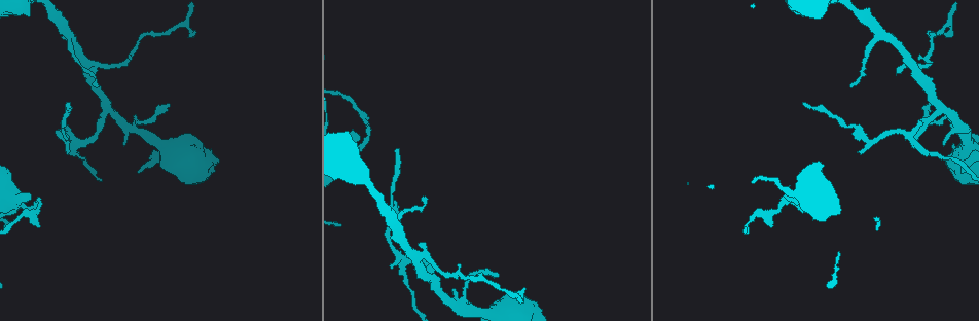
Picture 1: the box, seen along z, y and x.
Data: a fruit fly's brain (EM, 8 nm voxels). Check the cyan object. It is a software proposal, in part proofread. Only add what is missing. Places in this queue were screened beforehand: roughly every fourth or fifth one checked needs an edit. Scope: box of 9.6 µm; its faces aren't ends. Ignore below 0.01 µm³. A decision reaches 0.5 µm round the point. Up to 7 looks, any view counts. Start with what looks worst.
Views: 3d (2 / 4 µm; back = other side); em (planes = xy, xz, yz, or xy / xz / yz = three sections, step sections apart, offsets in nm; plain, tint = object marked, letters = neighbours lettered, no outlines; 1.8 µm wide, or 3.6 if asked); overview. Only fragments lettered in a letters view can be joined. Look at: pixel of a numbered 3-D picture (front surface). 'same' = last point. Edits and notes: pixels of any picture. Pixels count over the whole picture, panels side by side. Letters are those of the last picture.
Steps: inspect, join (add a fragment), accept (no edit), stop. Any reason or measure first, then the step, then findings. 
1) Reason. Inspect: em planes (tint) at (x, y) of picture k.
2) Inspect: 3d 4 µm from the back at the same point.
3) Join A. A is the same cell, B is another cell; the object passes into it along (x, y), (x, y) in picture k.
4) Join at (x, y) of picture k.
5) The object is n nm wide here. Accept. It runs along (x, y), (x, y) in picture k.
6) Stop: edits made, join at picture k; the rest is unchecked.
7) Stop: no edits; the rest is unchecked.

An open end. Inspect: em planes (letters) at (420, 244) of picture 1.

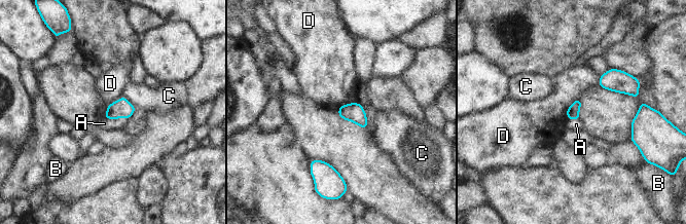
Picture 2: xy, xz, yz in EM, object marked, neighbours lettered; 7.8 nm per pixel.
Join A. A is the same cell, B, C and D are other cells; the object passes into it along (122, 107), (115, 118), (104, 123) in picture 2; the cell continues.

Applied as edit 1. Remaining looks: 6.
Branch stops here. Inspect: 3d 4 µm at (928, 107) of picture 1.

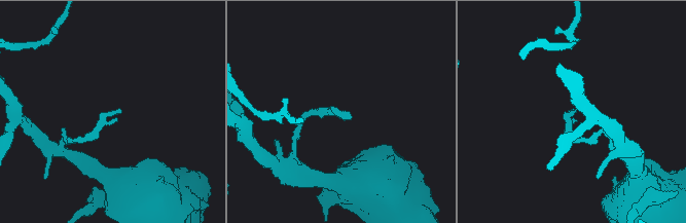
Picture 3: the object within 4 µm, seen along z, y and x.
Inspect: em planes (tint) at (121, 111) of picture 3.

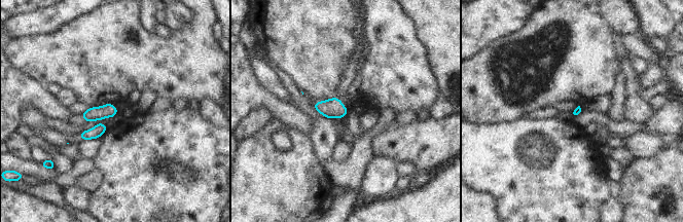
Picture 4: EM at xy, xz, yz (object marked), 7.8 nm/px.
What lies round it. Inspect: em planes (letters) at the same point.

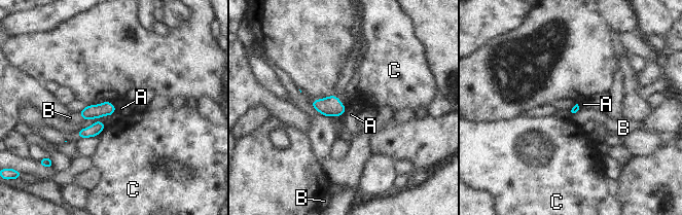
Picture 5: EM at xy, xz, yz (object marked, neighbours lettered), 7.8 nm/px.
The longest contact is with B, 100 nm. Accept. A, B and C are other cells; none of them fits.

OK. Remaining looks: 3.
An open end. Inspect: em planes (letters) at (451, 290) of picture 1.

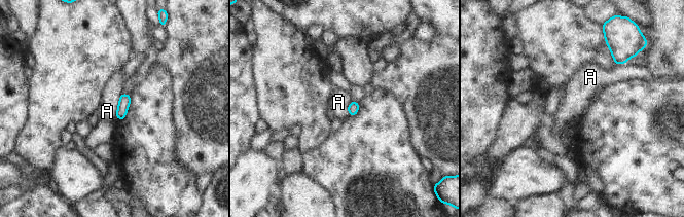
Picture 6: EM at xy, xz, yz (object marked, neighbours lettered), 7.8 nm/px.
Accept. A is another cell; none of them fits.

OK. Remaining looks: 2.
Stop: edits made, join at picture 2; the rest is unchecked.

